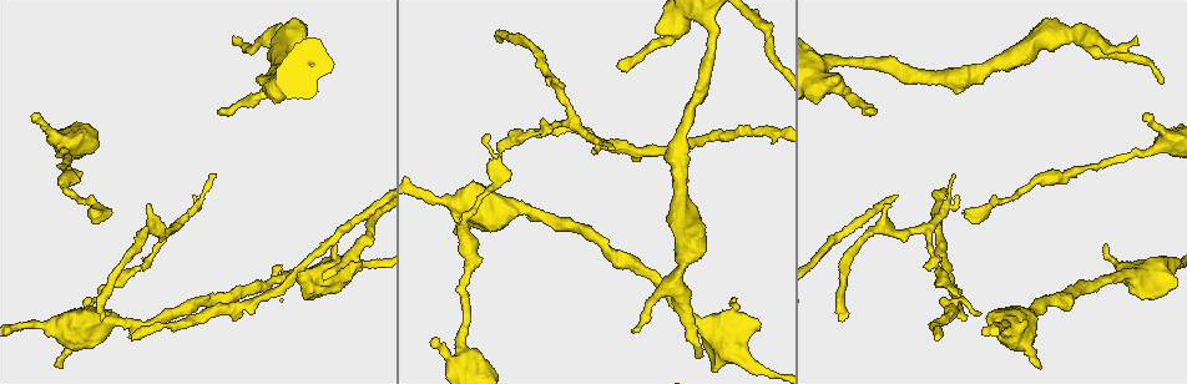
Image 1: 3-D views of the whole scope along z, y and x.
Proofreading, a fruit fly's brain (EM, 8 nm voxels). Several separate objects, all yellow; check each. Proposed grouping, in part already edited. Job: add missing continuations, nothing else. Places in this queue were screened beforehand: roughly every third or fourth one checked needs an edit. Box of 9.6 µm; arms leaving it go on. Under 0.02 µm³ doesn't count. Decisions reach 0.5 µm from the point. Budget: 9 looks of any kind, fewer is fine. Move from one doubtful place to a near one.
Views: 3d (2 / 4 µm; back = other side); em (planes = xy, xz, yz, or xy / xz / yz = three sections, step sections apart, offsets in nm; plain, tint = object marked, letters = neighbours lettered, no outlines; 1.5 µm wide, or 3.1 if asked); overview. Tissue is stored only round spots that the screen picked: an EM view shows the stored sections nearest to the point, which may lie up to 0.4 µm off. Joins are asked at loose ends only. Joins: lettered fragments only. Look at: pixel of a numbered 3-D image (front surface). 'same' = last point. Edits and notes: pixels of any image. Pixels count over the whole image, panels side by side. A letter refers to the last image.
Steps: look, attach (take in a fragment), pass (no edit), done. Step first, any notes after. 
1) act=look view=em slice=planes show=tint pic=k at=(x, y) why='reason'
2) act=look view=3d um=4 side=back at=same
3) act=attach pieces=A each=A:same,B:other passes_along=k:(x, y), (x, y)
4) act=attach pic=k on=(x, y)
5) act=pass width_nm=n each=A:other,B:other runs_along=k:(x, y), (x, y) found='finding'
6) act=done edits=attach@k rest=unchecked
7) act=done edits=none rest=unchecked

act=look view=3d um=4 pic=1 at=(698, 357) why='free end'

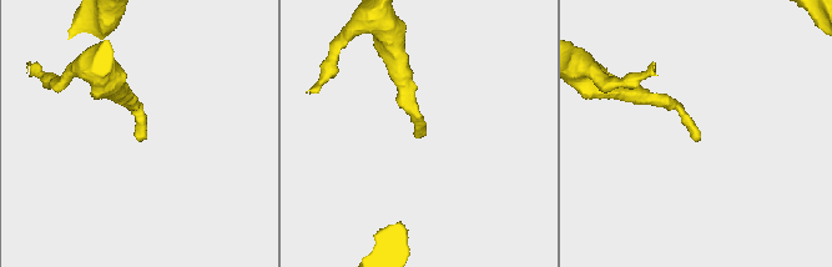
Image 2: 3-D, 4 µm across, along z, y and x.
act=look view=em slice=planes show=letters pic=2 at=(419, 134) why='shape alone is not enough'

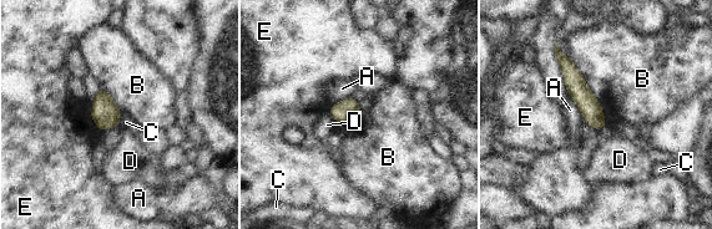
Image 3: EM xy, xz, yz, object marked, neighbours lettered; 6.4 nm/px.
act=pass longest_contact=B:360nm each=A:other,B:other,C:other,D:other,E:other runs_along=3:(560, 56), (597, 121), (597, 126) found='none of them fits'

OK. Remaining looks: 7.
act=look view=3d um=2 pic=1 at=(980, 314) why='tapers out'

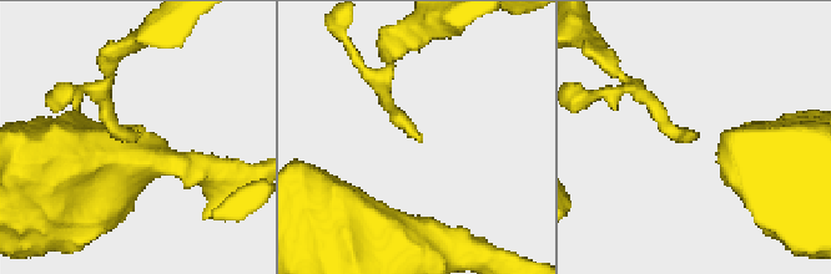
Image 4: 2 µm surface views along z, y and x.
act=look view=em slice=planes show=letters pic=4 at=(696, 135)

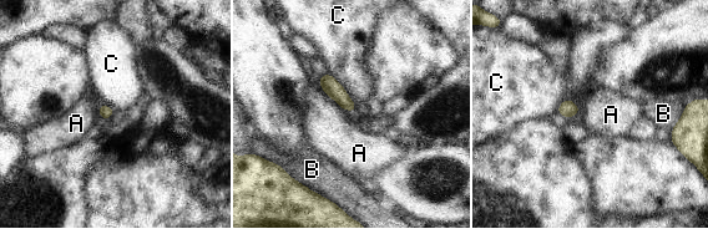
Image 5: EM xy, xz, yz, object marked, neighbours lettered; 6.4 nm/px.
act=pass each=A:other,B:other,C:other border=5:(330, 74), (354, 103) found='no lettered fragment goes on from it'

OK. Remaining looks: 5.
act=look view=3d um=4 pic=1 at=(844, 318) why='branch stops here'

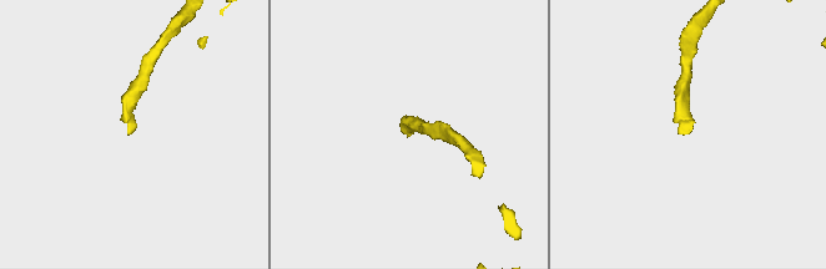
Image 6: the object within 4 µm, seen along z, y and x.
act=look view=em slice=planes show=plain pic=6 at=(130, 131) why='need the tissue'

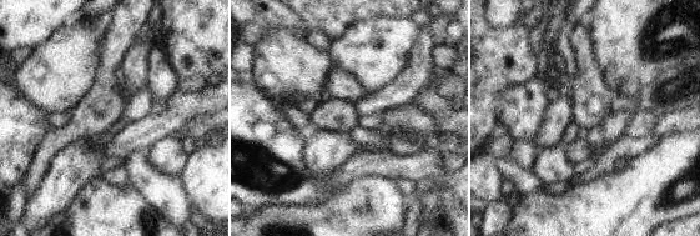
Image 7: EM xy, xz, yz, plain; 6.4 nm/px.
act=look view=em slice=planes show=letters at=same why='see the neighbours'

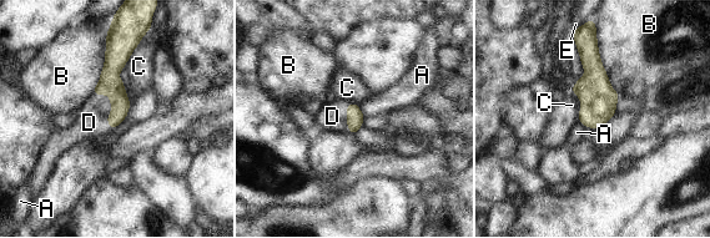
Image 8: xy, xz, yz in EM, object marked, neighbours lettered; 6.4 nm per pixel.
act=attach pieces=D each=A:other,B:other,C:other,D:same,E:other passes_along=8:(354, 117), (347, 114), (332, 116) found='the neuron continues'

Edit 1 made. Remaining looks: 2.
act=done edits=attach@8 rest=unchecked

